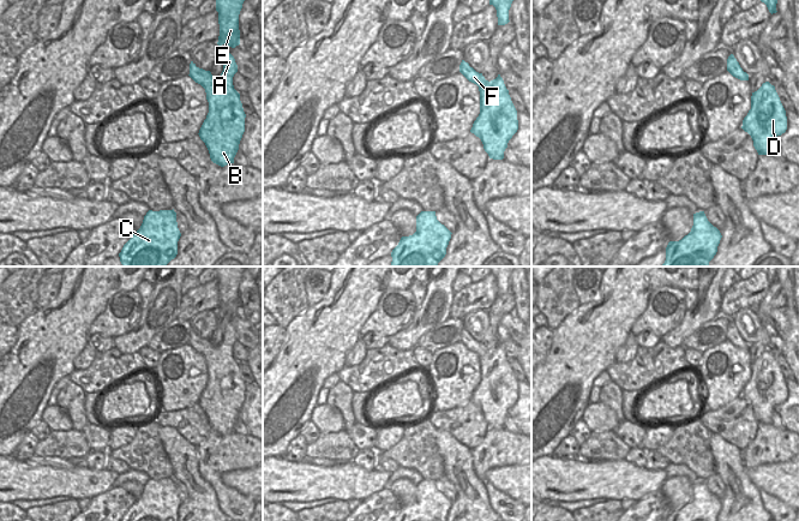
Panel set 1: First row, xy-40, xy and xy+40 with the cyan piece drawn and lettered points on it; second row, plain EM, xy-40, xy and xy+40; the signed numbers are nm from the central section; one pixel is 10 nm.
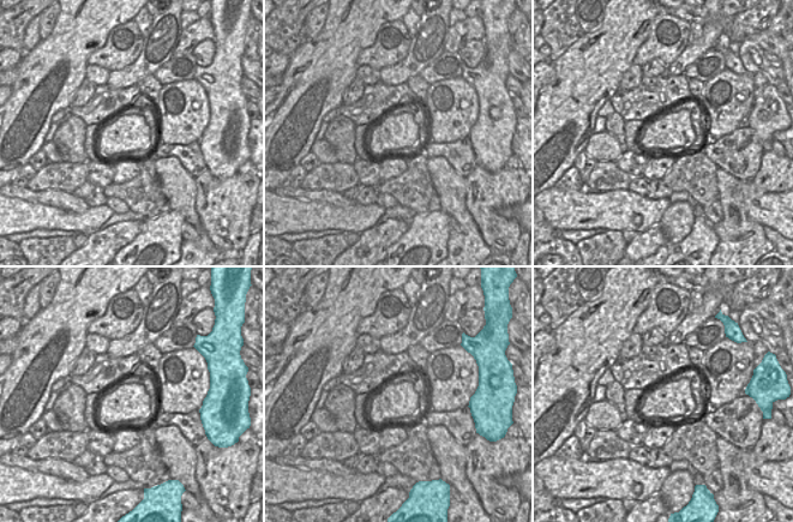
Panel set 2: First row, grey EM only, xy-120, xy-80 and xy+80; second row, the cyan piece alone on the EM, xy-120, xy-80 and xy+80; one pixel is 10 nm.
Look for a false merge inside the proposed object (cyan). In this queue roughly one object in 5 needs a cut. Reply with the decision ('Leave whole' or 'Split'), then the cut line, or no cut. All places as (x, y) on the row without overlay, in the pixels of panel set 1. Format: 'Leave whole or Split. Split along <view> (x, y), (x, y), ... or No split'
Leave whole. No split.

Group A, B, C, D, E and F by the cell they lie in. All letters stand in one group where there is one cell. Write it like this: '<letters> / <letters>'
A B C D E F

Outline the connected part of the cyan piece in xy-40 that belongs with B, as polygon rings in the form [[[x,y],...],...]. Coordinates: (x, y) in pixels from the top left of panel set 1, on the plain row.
[[[230,322],[224,329],[220,346],[197,336],[193,330],[190,333],[188,345],[205,358],[209,371],[209,382],[198,403],[205,412],[211,430],[221,436],[234,432],[245,401],[246,383],[240,363],[233,354],[236,341],[238,334]]]

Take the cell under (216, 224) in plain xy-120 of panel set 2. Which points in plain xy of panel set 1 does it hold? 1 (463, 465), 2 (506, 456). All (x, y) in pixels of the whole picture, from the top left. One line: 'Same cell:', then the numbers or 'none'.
Same cell: 2

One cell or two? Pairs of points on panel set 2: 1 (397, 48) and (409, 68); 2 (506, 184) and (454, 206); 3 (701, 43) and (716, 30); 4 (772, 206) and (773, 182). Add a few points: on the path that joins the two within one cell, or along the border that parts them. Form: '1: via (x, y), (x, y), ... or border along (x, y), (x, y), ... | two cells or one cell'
1: border along (413, 37), (408, 53), (397, 62), (379, 71) | two cells
2: border along (464, 178), (464, 206), (478, 227) | two cells
3: via (704, 42), (713, 34) | one cell
4: border along (751, 180), (755, 186), (764, 192), (780, 192) | two cells

